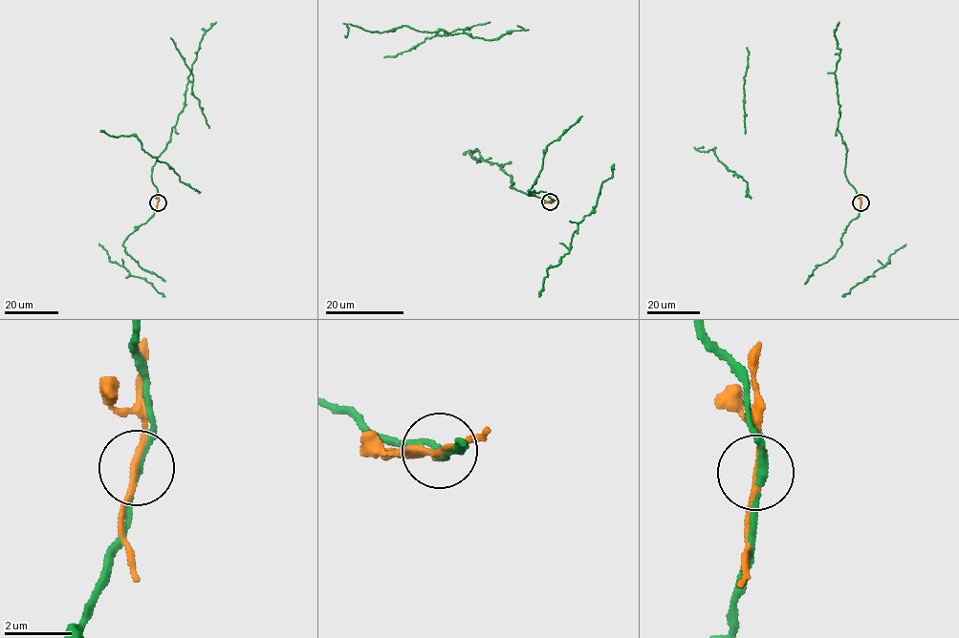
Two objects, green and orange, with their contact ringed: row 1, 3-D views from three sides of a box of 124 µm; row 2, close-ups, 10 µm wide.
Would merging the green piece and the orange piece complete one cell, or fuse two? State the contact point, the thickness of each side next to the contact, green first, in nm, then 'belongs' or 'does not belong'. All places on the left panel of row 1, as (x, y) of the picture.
place (158, 202); calibres 200 and 180 nm; does not belong

